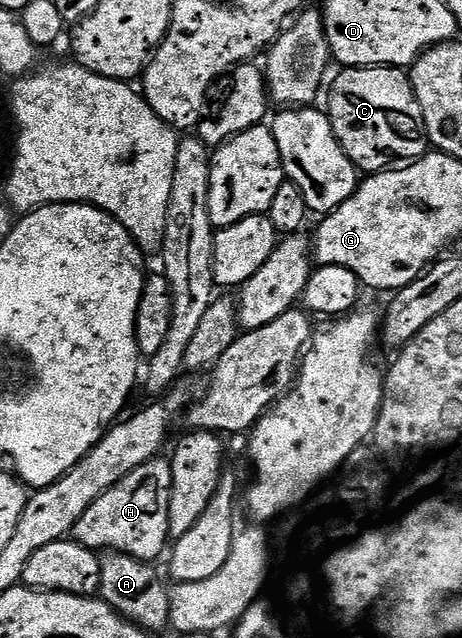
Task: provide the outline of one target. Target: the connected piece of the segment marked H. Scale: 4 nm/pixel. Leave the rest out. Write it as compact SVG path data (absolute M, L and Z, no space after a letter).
M158 457L149 459L143 465L139 465L131 473L117 482L111 489L107 489L95 500L83 513L83 517L77 519L71 532L72 538L76 542L82 543L85 547L90 547L93 551L104 553L108 550L118 551L124 555L130 555L136 559L146 561L157 561L157 558L166 550L170 542L169 533L169 498L171 497L171 462L168 458Z

